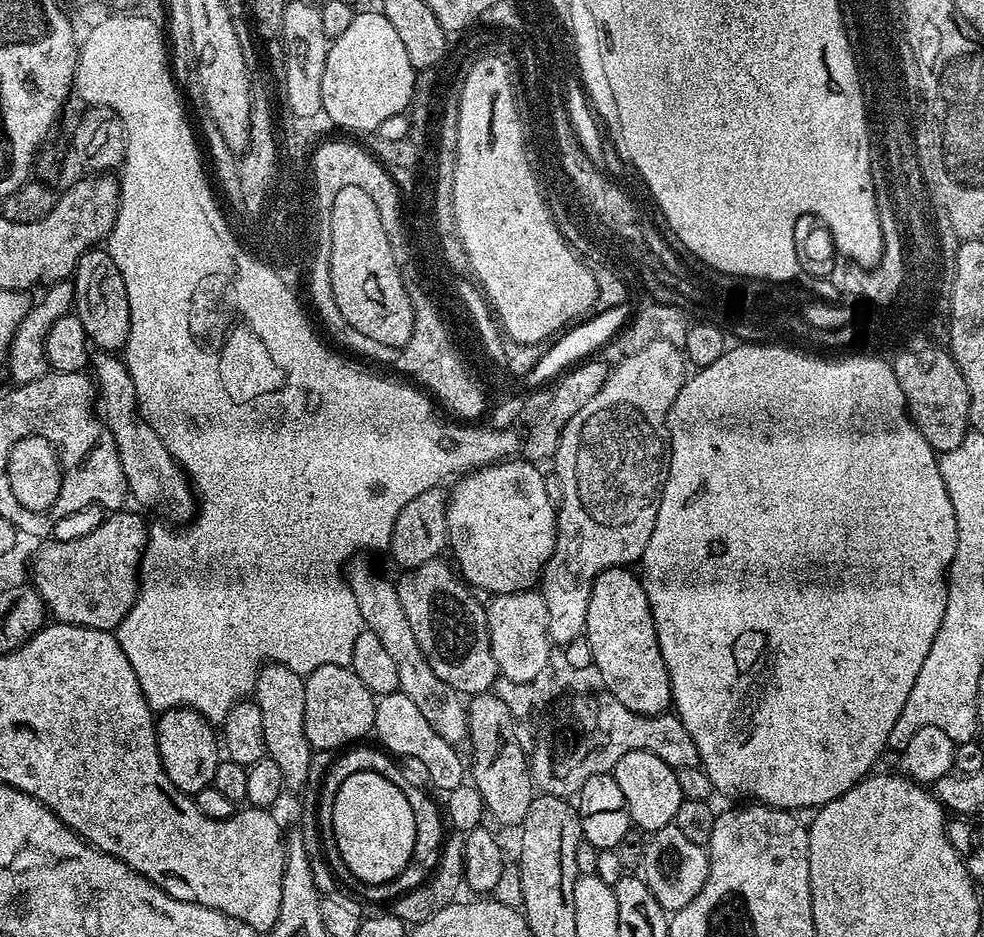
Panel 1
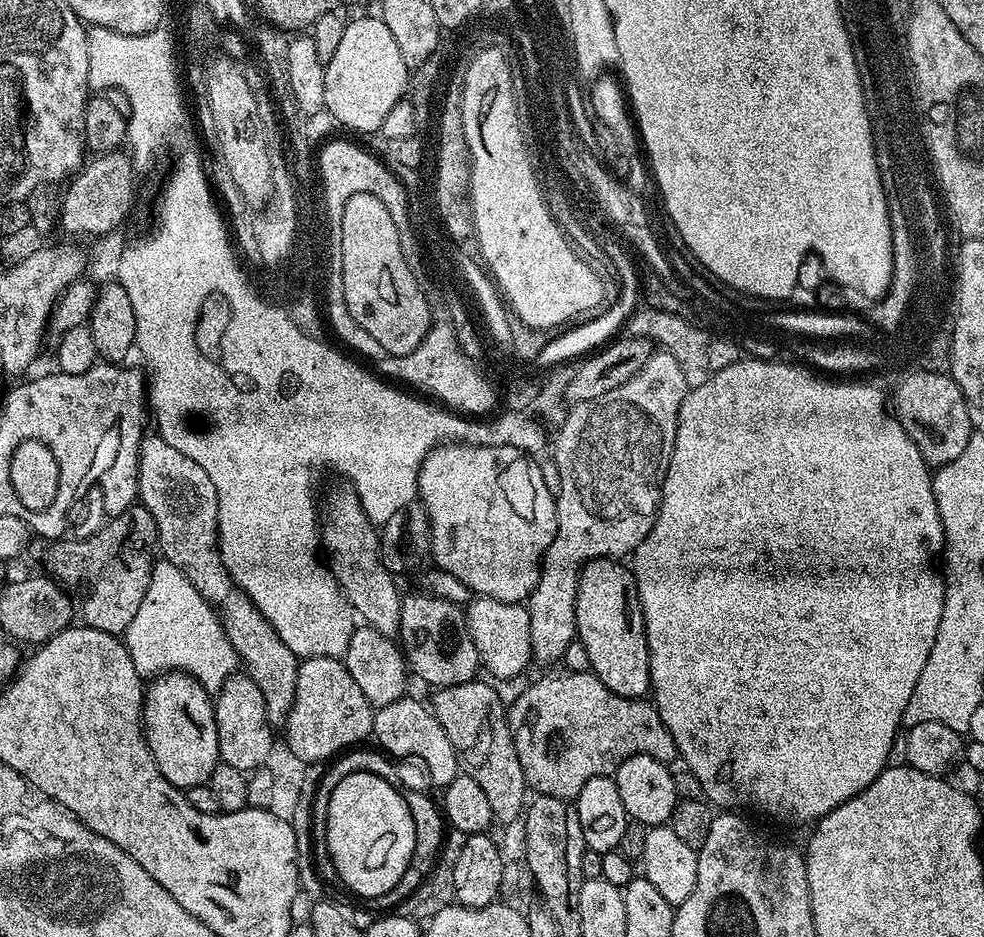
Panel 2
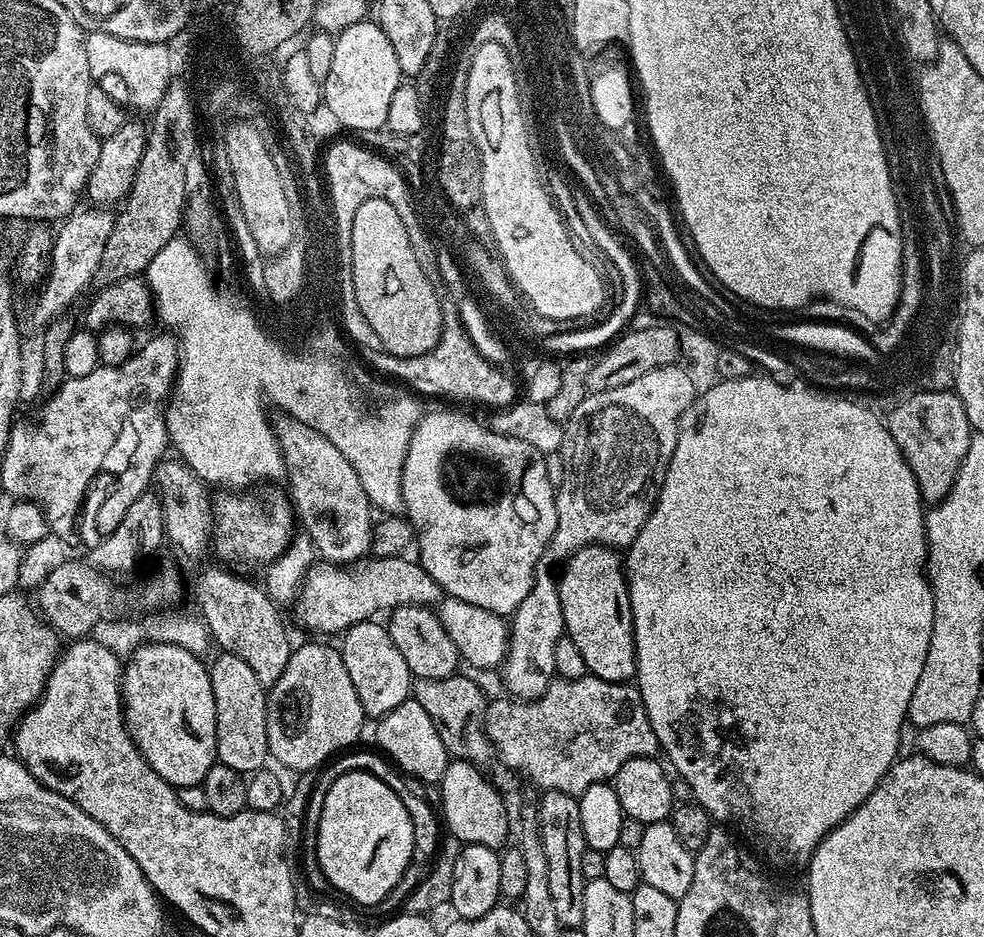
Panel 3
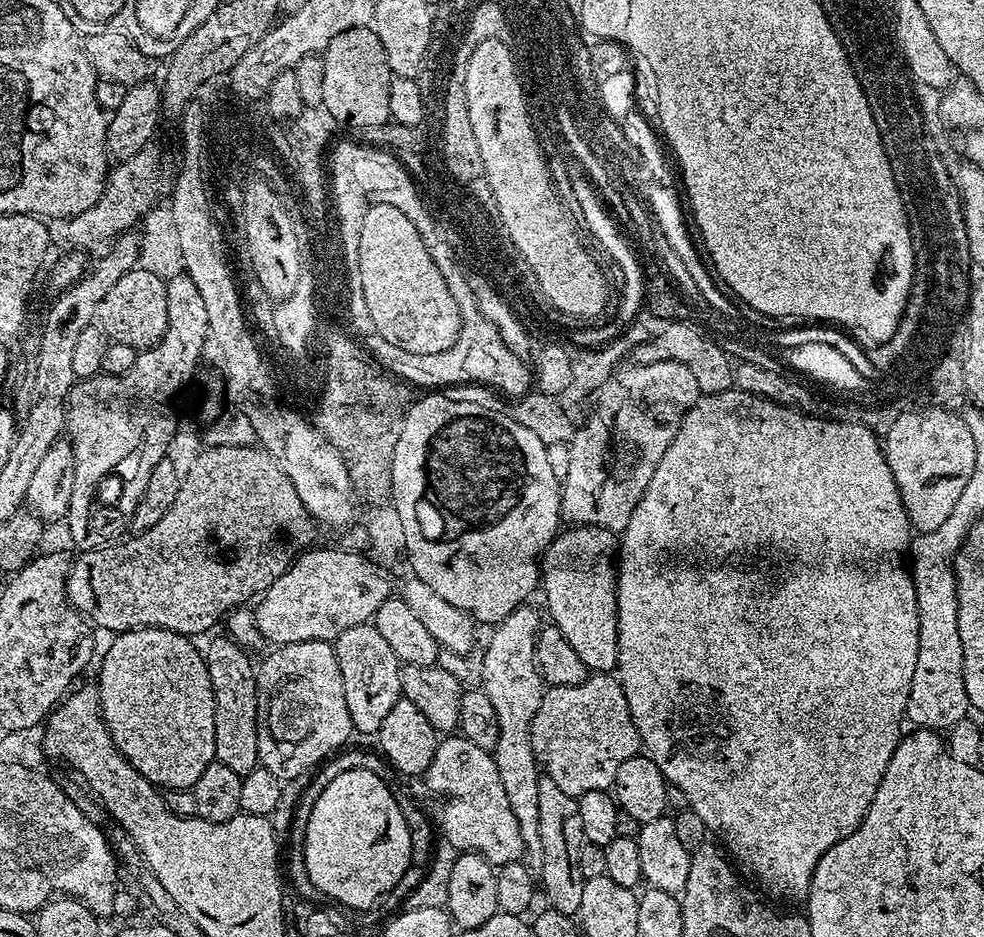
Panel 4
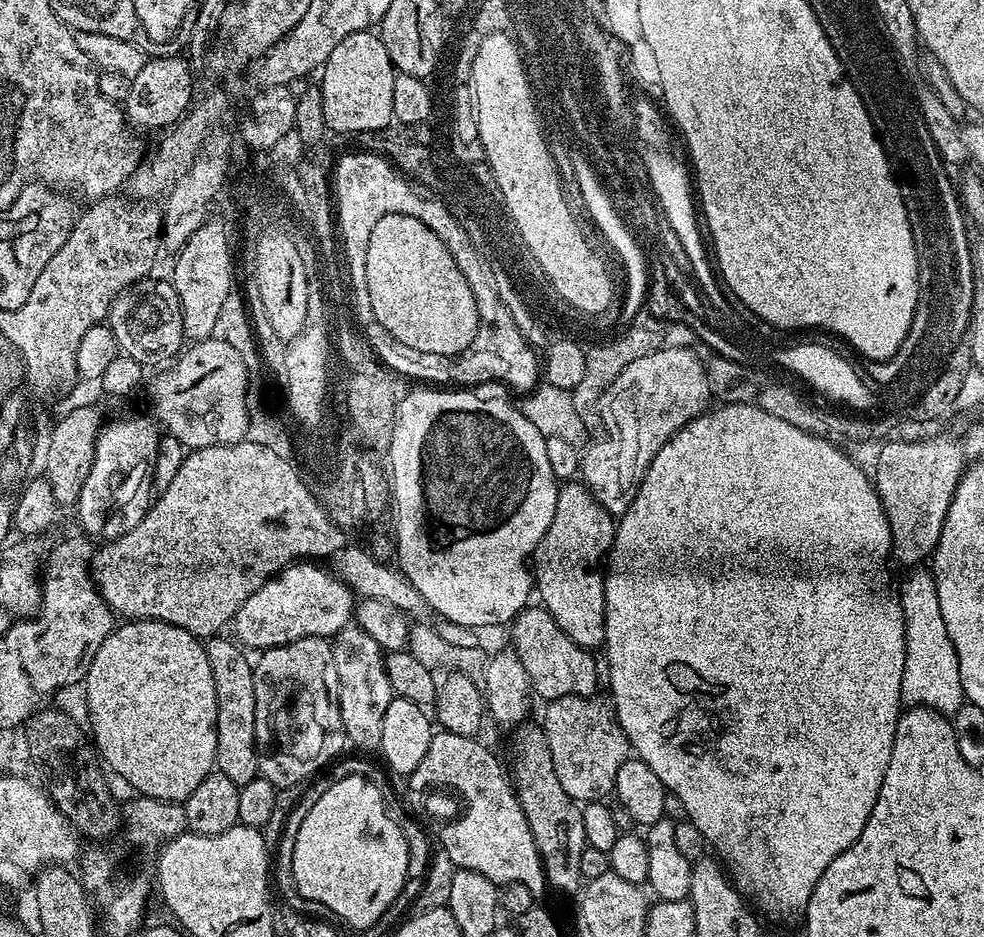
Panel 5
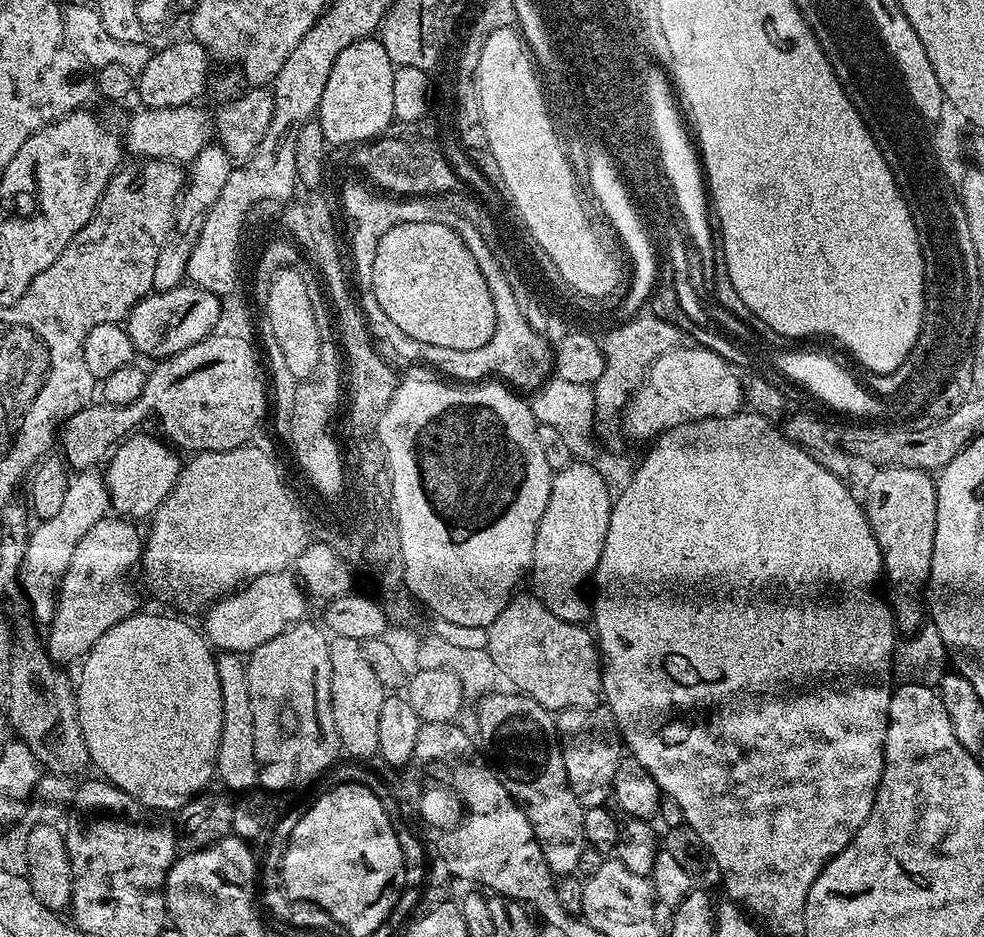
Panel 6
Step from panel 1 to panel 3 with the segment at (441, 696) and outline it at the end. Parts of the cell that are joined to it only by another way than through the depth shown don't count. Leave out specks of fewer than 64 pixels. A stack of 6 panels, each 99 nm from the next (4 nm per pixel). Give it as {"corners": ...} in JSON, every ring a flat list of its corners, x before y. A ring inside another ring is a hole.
{"corners":[[276,414,276,417,271,417,270,423,284,459,286,481,288,480,292,486,290,499,294,511,319,559,329,564,350,564,365,559,372,551,374,509,368,502,368,495,354,466,350,466,349,461,341,459,341,450,338,450,338,446,334,446,332,440,318,434,318,430,314,430,309,424,298,422,298,418,287,414]]}

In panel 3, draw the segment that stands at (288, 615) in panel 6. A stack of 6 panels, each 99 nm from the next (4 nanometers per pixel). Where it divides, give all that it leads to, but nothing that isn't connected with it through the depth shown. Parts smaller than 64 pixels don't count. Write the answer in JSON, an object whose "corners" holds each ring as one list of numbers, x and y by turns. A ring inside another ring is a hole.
{"corners":[[373,555,350,564,313,563,296,594,297,618,305,620,316,632,343,634,350,626,373,619,375,612,387,613,402,605,437,605,444,596,441,587,419,561,408,558]]}

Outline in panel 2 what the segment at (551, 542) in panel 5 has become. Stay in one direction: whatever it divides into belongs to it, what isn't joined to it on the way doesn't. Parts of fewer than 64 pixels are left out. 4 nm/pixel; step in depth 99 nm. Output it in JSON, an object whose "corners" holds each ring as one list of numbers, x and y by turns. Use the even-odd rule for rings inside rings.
{"corners":[[616,558,585,564,576,577,574,614,577,637,590,654,591,672,614,694,631,700,647,697,652,687,650,654,633,569]]}

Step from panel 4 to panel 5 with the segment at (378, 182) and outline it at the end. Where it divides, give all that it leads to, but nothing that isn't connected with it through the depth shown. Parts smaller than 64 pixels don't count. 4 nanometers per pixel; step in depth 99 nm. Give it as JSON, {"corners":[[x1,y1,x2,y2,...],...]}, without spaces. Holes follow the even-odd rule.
{"corners":[[371,150,348,152,337,159,334,164,334,207,336,222,342,222,345,230,358,230,356,238,362,238,362,266,354,266,354,258,347,256,352,262,354,271,364,273,366,270,366,246,370,242,370,232,374,230,374,222,378,218,386,218,386,214,404,214,416,212,416,196,404,188,407,179,399,168,394,167,385,156,379,156]]}

